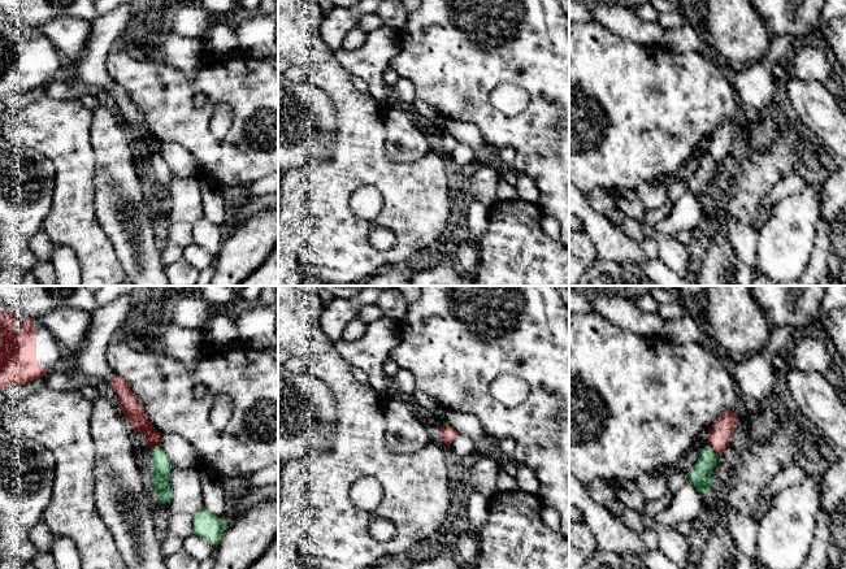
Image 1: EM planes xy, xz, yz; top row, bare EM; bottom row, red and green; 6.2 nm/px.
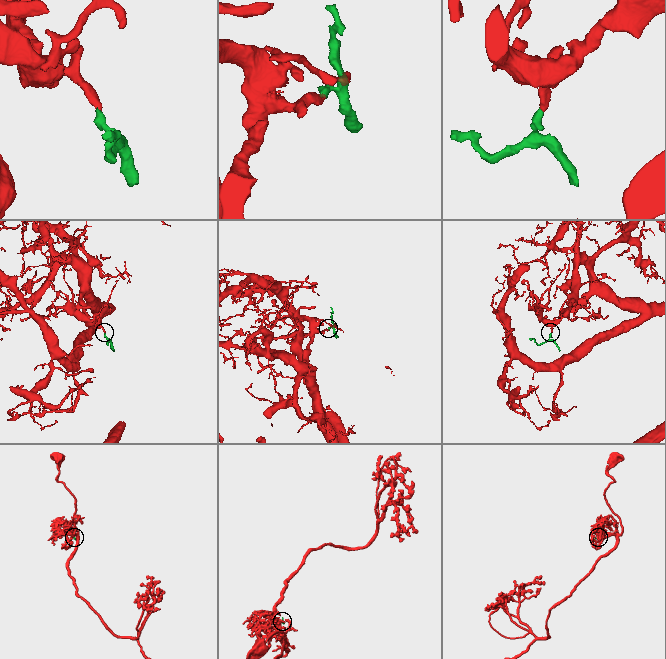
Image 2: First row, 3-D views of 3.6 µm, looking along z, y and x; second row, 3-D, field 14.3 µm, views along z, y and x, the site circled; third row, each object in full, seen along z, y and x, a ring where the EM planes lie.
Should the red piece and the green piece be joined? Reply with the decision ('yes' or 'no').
yes

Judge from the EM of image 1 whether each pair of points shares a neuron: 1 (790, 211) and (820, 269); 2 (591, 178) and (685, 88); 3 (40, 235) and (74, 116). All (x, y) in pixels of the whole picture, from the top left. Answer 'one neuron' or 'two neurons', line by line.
1: two neurons
2: one neuron
3: two neurons

